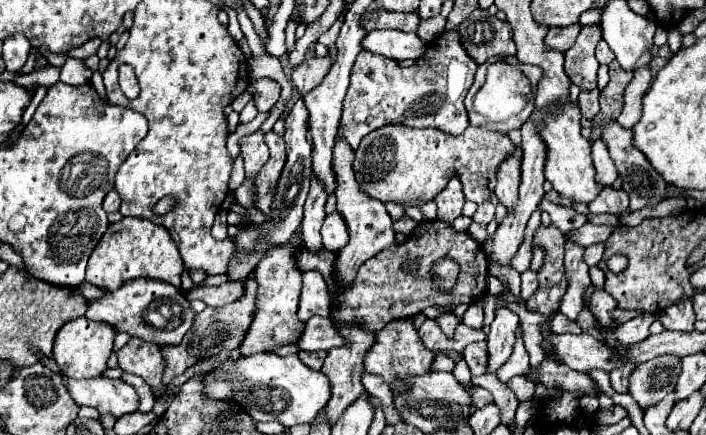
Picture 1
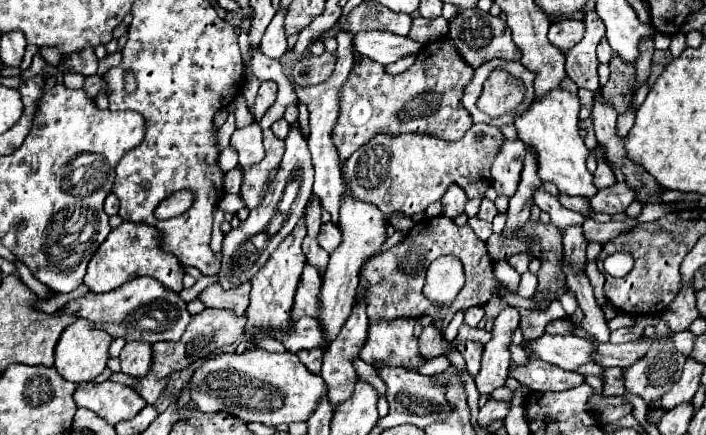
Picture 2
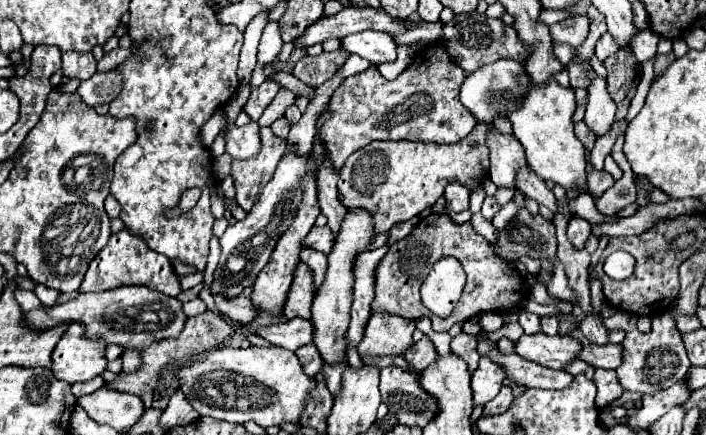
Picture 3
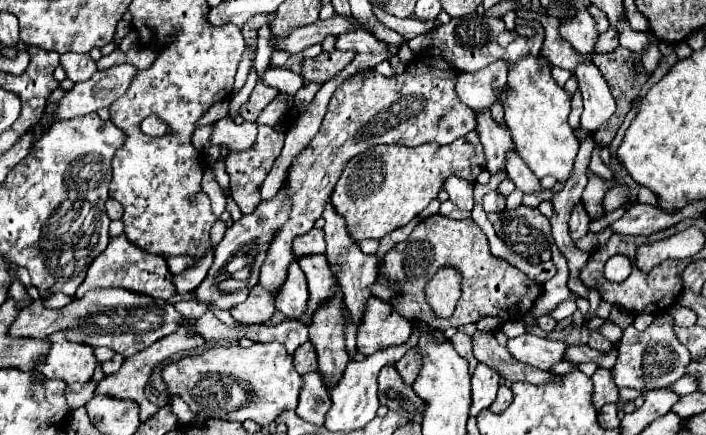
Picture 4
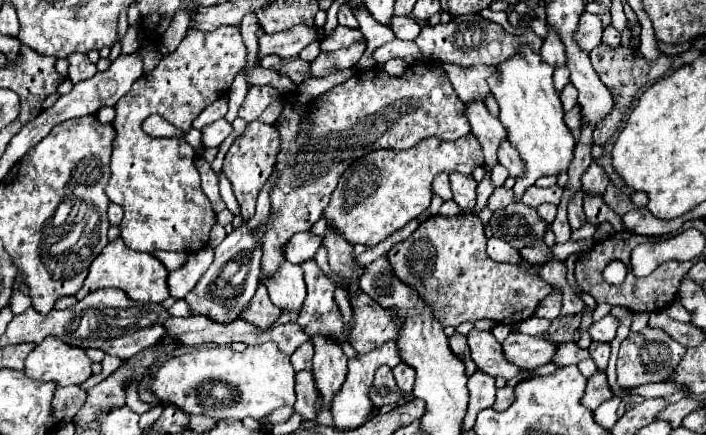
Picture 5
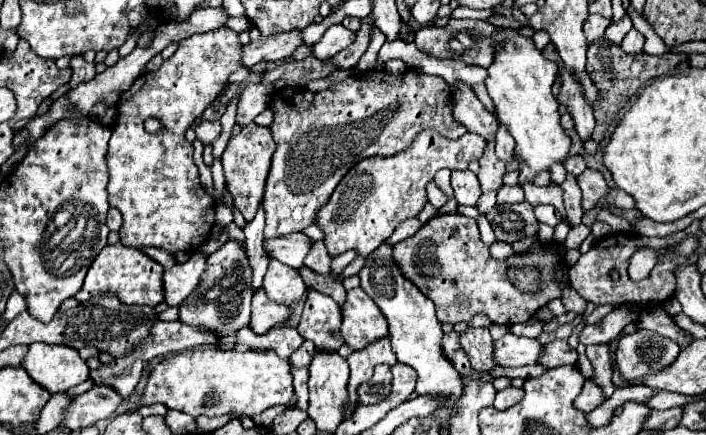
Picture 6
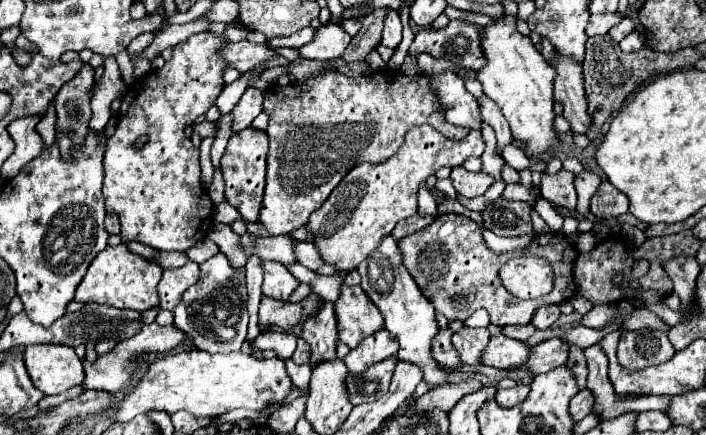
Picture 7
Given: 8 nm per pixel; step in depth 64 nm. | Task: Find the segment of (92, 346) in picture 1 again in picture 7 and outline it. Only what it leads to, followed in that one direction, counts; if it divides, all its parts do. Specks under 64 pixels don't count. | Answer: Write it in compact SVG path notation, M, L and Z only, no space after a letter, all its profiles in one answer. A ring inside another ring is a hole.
M60 344L26 346L24 360L32 384L42 394L60 394L84 382L82 360L70 346Z

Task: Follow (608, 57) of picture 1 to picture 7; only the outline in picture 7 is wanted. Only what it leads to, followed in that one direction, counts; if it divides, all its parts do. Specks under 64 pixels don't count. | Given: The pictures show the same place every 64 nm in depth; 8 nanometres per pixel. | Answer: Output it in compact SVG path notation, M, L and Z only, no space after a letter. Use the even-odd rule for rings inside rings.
M624 18L624 22L620 22L620 24L616 24L608 34L616 40L616 42L620 42L624 36L628 36L630 32L634 32L636 28L634 28L634 22L630 20L630 18Z

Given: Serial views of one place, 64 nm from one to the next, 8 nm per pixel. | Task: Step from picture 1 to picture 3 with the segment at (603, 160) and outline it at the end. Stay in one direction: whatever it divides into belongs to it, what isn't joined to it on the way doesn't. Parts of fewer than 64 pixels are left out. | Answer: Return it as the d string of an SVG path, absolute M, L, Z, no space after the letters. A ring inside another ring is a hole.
M598 172L598 174L588 174L588 194L594 198L600 198L610 186L614 184L614 178L608 172Z

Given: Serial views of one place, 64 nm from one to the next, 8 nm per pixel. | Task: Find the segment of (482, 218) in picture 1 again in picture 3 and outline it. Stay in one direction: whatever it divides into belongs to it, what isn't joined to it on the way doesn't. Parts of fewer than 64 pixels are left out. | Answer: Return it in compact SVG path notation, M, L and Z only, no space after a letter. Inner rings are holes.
M486 196L486 198L484 198L484 204L482 204L482 214L484 214L484 218L486 218L486 220L492 220L492 216L494 216L498 210L500 210L500 206L498 206L496 198L494 198L494 196Z

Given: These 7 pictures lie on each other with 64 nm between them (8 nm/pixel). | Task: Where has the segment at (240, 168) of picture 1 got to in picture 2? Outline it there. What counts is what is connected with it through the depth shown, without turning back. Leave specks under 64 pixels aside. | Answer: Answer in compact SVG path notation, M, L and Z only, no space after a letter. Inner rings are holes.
M238 166L228 171L224 176L224 192L239 194L242 184L242 171Z

